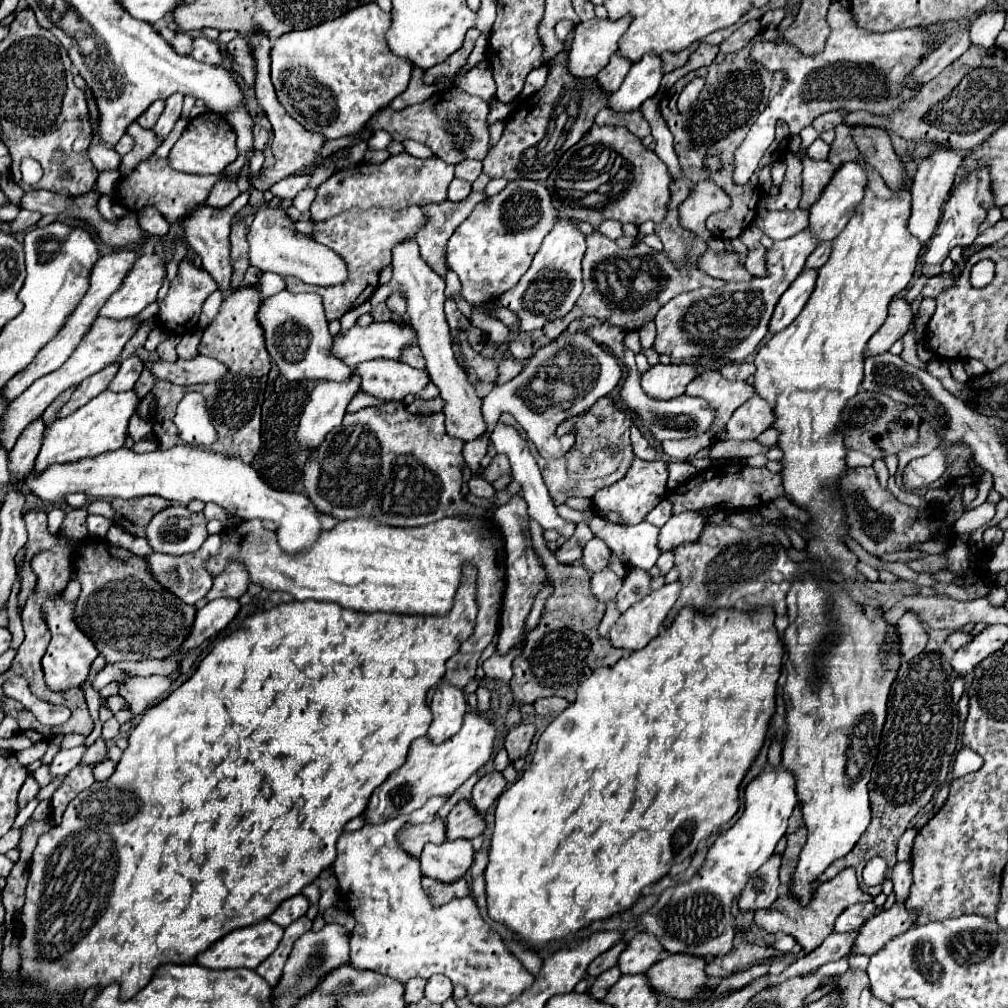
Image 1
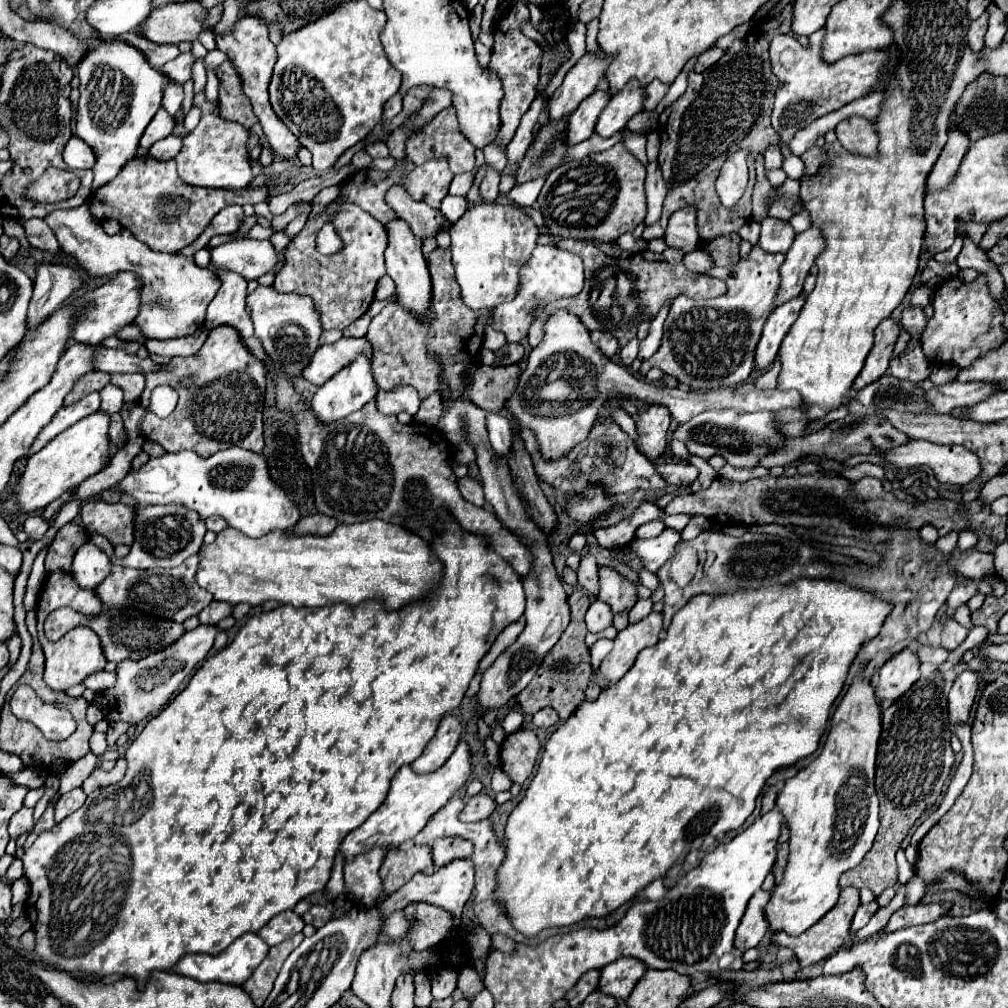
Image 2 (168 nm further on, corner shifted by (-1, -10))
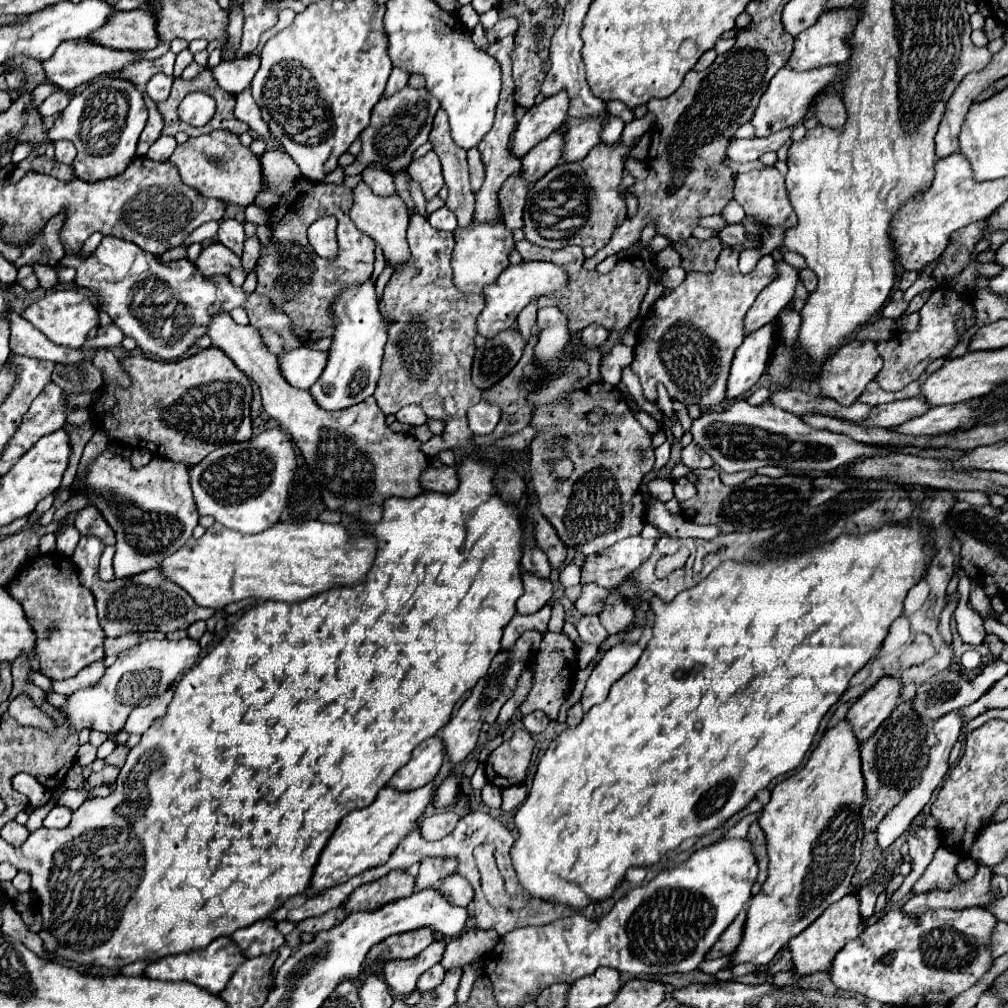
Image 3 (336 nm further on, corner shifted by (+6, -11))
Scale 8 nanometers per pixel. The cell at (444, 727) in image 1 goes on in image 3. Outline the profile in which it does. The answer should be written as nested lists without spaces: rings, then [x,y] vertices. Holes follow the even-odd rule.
[[[434,735],[422,741],[414,749],[410,761],[392,775],[392,779],[388,781],[388,787],[396,791],[414,791],[424,787],[440,771],[442,759],[444,759],[444,745],[440,737]]]

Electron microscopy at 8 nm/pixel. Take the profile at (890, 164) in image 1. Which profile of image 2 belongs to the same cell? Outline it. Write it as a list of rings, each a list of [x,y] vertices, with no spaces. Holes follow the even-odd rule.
[[[849,118],[843,120],[837,130],[837,140],[841,142],[841,146],[845,150],[849,150],[851,154],[861,154],[861,156],[875,156],[879,154],[879,136],[875,132],[873,122],[865,120],[865,118]]]

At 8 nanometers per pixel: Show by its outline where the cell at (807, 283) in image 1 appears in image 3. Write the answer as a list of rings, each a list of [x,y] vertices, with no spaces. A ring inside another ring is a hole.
[[[764,325],[764,329],[758,329],[756,333],[752,333],[752,337],[746,337],[744,343],[736,349],[728,375],[726,399],[732,401],[744,397],[756,385],[768,365],[770,353],[772,325]]]

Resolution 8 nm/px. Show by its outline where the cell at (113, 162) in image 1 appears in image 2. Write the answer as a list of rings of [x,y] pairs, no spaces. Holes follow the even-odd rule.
[[[73,136],[67,142],[67,148],[63,150],[63,160],[71,170],[75,170],[75,168],[93,168],[95,162],[97,162],[93,150],[77,136]]]

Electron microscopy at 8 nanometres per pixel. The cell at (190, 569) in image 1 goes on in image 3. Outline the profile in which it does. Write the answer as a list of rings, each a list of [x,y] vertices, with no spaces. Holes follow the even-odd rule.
[[[82,537],[78,541],[78,547],[72,555],[72,561],[78,567],[80,583],[92,591],[98,605],[98,619],[106,633],[106,637],[118,637],[134,631],[162,631],[170,633],[176,629],[188,629],[196,621],[208,621],[214,617],[214,609],[198,607],[184,589],[178,585],[172,585],[170,581],[164,581],[160,573],[146,571],[136,577],[128,579],[114,579],[114,581],[102,581],[98,577],[98,559],[104,551],[104,543],[96,537]]]

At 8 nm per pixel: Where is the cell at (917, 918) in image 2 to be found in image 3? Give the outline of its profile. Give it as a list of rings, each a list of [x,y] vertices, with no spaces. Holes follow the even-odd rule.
[[[980,865],[976,875],[960,885],[954,885],[948,891],[930,891],[914,895],[902,909],[912,915],[920,915],[930,907],[948,907],[948,909],[964,909],[964,907],[982,907],[986,909],[996,897],[990,887],[992,871],[986,865]]]

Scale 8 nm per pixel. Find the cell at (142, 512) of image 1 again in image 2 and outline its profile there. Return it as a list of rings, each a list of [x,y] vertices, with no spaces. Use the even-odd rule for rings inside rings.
[[[87,502],[81,508],[81,518],[87,532],[103,534],[113,546],[133,544],[135,532],[135,508],[127,504],[107,504],[107,502]]]

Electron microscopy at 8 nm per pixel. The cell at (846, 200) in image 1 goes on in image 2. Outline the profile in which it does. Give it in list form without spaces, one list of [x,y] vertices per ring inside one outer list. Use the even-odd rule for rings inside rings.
[[[811,226],[809,230],[797,234],[791,250],[785,256],[781,266],[781,288],[779,288],[779,302],[785,304],[787,300],[799,296],[803,292],[803,280],[809,274],[813,260],[825,250],[823,230]]]

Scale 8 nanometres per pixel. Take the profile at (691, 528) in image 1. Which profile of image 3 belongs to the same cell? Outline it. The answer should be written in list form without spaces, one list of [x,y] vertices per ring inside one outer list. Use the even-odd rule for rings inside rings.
[[[628,537],[628,539],[622,539],[616,545],[612,545],[612,549],[604,549],[604,551],[600,551],[600,553],[584,559],[580,585],[596,583],[596,585],[606,587],[606,589],[618,587],[632,571],[636,571],[642,565],[642,561],[652,553],[652,549],[654,549],[654,539],[644,539],[644,537]]]

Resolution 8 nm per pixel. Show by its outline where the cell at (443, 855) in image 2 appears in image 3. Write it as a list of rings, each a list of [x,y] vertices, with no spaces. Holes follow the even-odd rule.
[[[426,857],[420,863],[420,873],[416,877],[418,889],[428,889],[440,885],[448,875],[456,873],[456,861],[452,859],[440,859],[440,857]]]

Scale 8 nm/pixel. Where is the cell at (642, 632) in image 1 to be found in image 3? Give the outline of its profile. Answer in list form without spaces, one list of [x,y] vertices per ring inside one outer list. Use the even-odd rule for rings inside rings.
[[[620,643],[606,651],[602,661],[596,665],[596,669],[592,669],[588,677],[586,689],[582,693],[582,711],[588,713],[590,707],[602,703],[608,697],[610,687],[636,665],[640,655],[642,649],[636,643]]]

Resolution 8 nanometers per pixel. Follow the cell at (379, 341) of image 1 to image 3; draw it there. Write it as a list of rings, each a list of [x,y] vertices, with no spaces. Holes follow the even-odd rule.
[[[300,345],[278,357],[282,377],[296,389],[310,389],[324,371],[324,363],[326,353],[310,349],[308,345]]]

